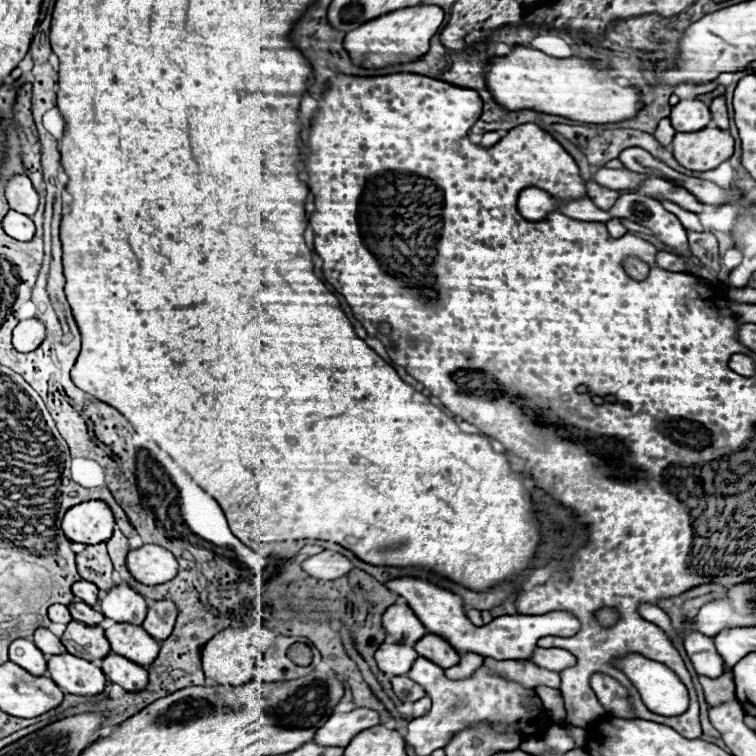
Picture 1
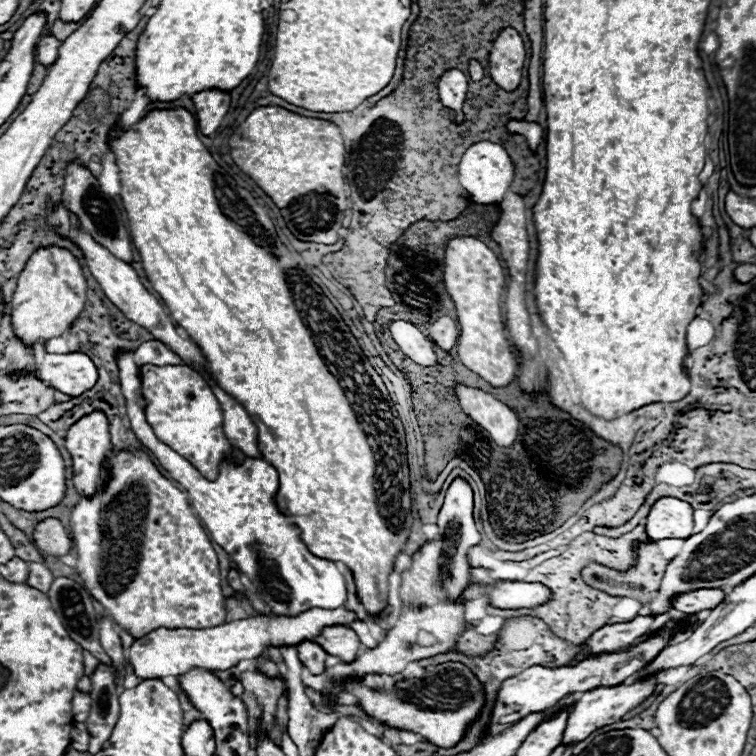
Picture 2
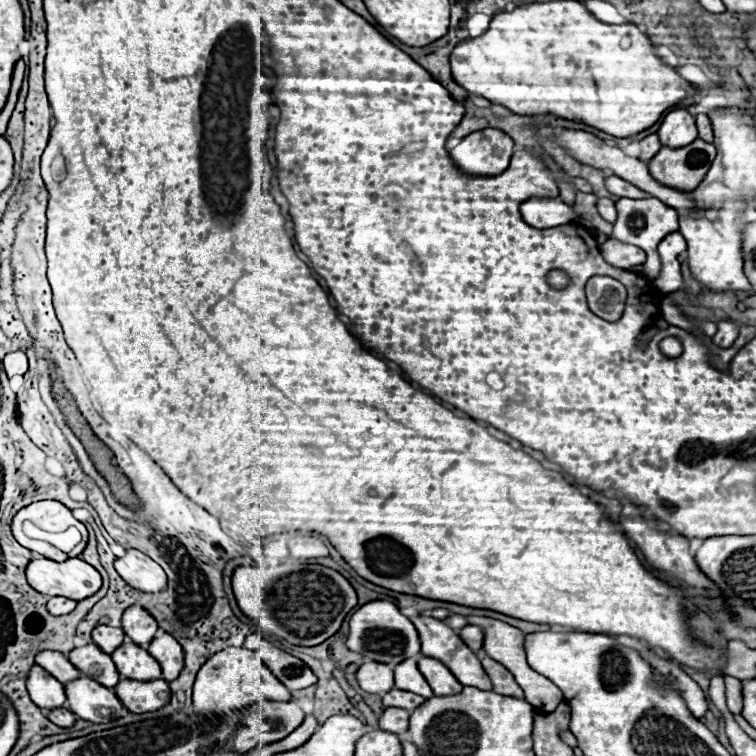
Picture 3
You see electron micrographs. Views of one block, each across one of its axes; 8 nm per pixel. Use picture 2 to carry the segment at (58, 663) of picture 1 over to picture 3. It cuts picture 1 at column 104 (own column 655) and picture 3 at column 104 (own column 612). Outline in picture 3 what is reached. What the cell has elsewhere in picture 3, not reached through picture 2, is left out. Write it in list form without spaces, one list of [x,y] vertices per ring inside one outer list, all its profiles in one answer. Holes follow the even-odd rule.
[[[80,676],[72,682],[66,682],[64,690],[68,706],[78,718],[90,720],[94,724],[104,724],[120,718],[122,702],[110,688],[100,686],[96,680]]]

